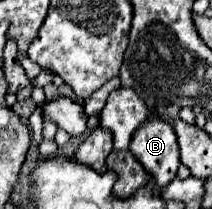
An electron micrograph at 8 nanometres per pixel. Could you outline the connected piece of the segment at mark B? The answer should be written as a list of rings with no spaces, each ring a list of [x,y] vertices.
[[[149,116],[149,120],[145,120],[145,124],[133,134],[129,150],[153,176],[159,188],[175,178],[181,162],[177,136],[169,122],[159,116]]]

